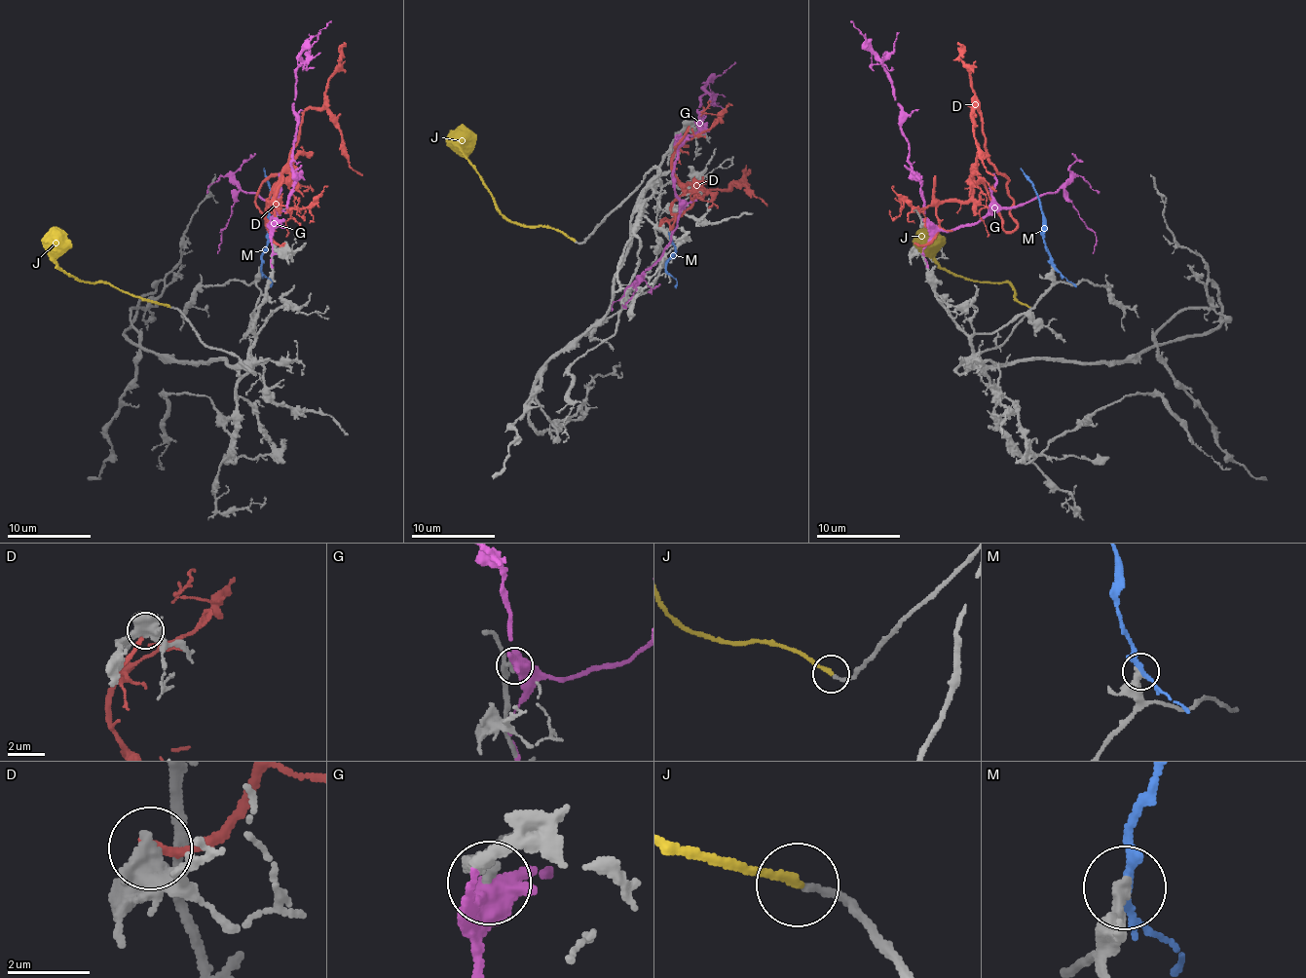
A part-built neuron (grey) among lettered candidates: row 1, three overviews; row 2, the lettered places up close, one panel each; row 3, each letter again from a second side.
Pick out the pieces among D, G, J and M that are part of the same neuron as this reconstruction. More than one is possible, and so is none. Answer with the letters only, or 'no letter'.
J

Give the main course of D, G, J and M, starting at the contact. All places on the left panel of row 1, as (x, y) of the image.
D: (284, 244), (267, 202), (288, 172), (270, 232), (254, 196), (307, 110), (328, 112), (361, 174)
G: (276, 225), (284, 219), (288, 194), (294, 181), (292, 141), (297, 127), (297, 67), (305, 45), (330, 21)
J: (168, 307), (101, 282), (87, 282), (68, 276), (51, 256), (47, 236), (55, 227)
M: (261, 267), (261, 254), (267, 244), (272, 196), (263, 169)

